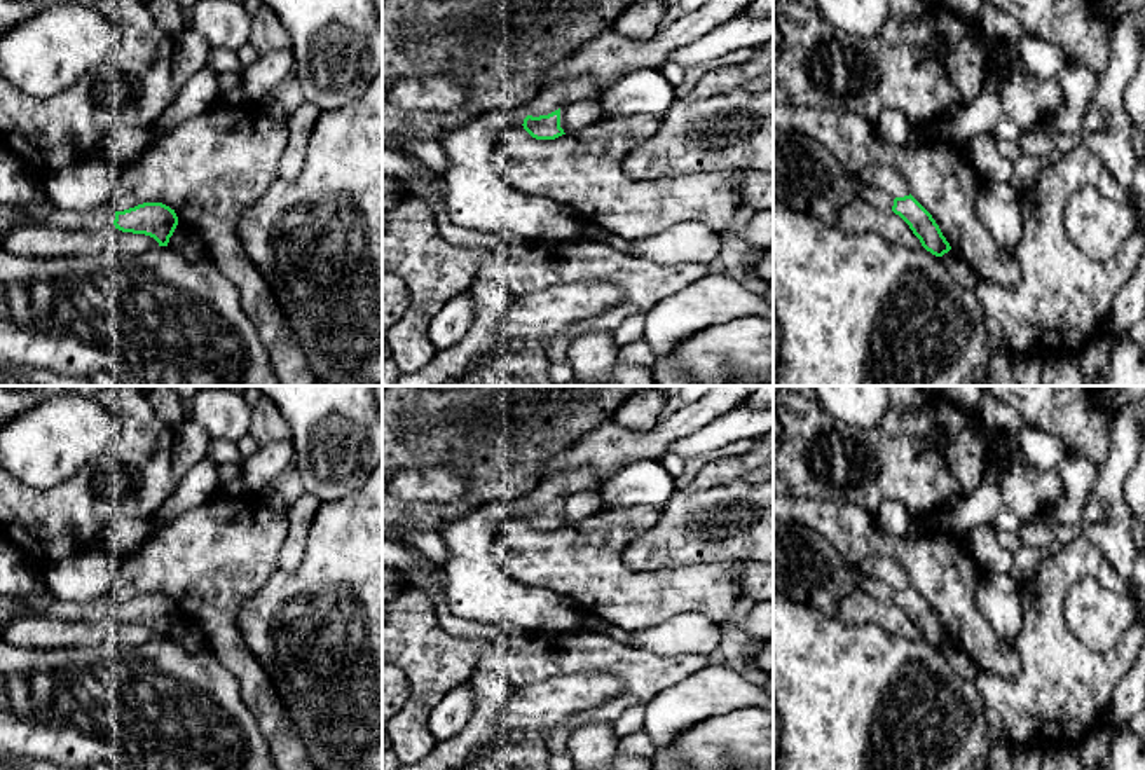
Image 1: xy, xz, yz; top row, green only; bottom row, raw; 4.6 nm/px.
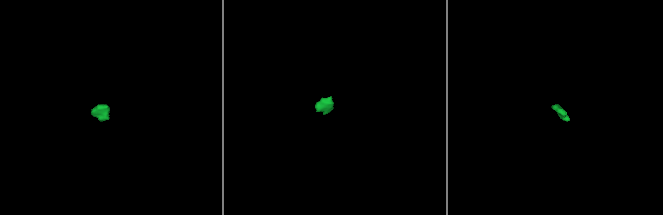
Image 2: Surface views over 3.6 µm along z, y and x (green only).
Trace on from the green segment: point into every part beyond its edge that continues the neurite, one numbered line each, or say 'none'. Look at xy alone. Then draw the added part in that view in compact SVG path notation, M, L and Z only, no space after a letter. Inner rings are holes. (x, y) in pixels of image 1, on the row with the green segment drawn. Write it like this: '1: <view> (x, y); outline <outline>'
1: xy (102, 217); outline M103 204L87 211L54 210L42 223L63 230L98 232L113 225L115 211Z

